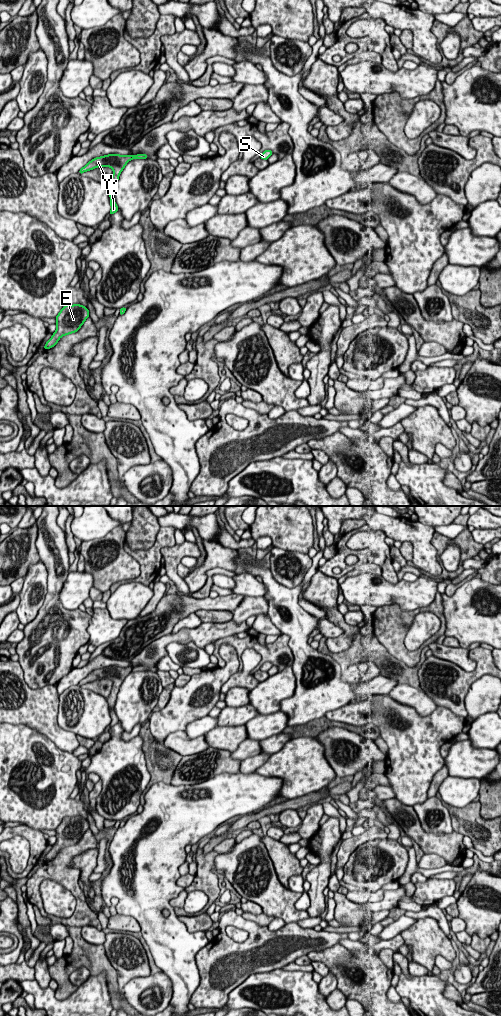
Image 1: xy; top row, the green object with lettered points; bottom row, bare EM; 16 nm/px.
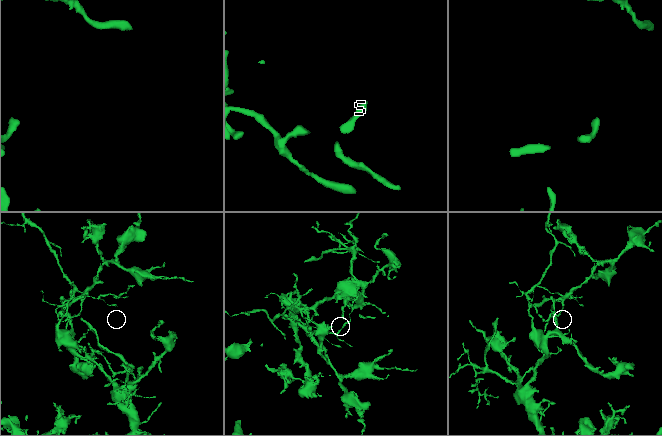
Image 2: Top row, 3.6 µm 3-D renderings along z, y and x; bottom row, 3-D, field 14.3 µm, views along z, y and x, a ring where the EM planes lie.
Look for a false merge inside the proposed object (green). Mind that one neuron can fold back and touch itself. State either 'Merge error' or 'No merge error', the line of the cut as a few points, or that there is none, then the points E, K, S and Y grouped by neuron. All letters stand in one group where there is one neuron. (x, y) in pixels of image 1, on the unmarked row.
Merge error. Split along xy (133, 668), (131, 670). Groups: E K Y / S

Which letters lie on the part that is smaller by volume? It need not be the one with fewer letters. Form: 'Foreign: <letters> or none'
Foreign: S

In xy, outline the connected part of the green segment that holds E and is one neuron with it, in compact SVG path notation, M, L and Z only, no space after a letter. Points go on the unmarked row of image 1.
M65 817L55 830L57 841L46 854L44 862L55 858L61 849L77 844L88 829L89 822L83 817Z

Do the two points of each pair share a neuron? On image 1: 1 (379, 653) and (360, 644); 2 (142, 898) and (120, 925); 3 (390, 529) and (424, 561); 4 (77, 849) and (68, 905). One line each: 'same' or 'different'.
1: same
2: different
3: same
4: different

